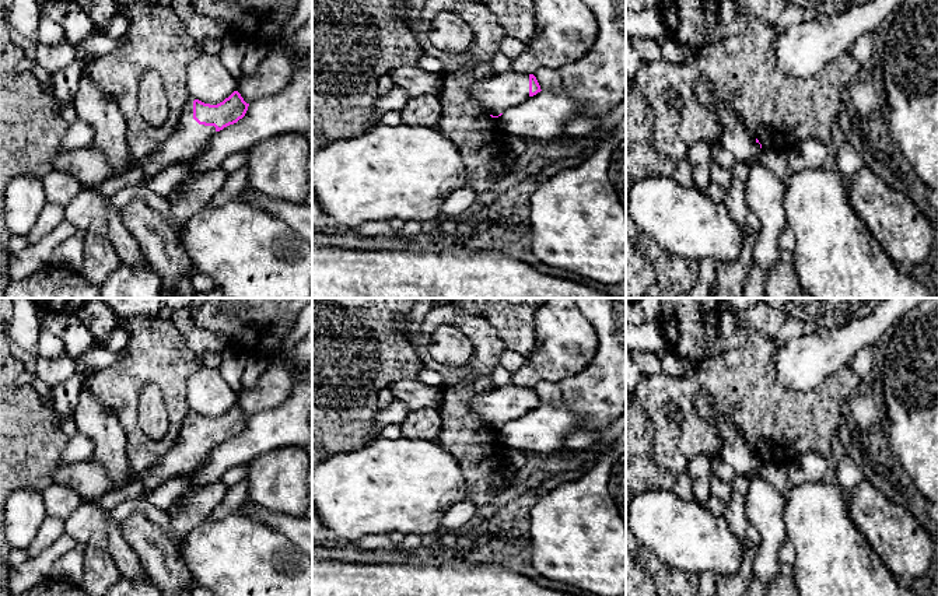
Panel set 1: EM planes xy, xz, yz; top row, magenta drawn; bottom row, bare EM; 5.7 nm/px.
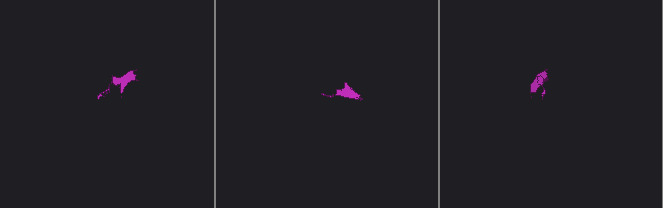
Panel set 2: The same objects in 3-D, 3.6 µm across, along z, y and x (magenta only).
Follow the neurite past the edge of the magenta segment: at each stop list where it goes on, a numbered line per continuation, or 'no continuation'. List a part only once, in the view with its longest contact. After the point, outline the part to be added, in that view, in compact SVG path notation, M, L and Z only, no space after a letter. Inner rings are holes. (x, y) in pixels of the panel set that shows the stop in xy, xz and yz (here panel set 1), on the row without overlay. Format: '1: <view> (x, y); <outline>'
1: xy (188, 451); M188 411L174 446L147 470L132 473L130 483L141 481L144 492L148 492L171 478L190 473L206 460L209 452L216 446L216 441L199 438L193 432L193 414L195 411Z

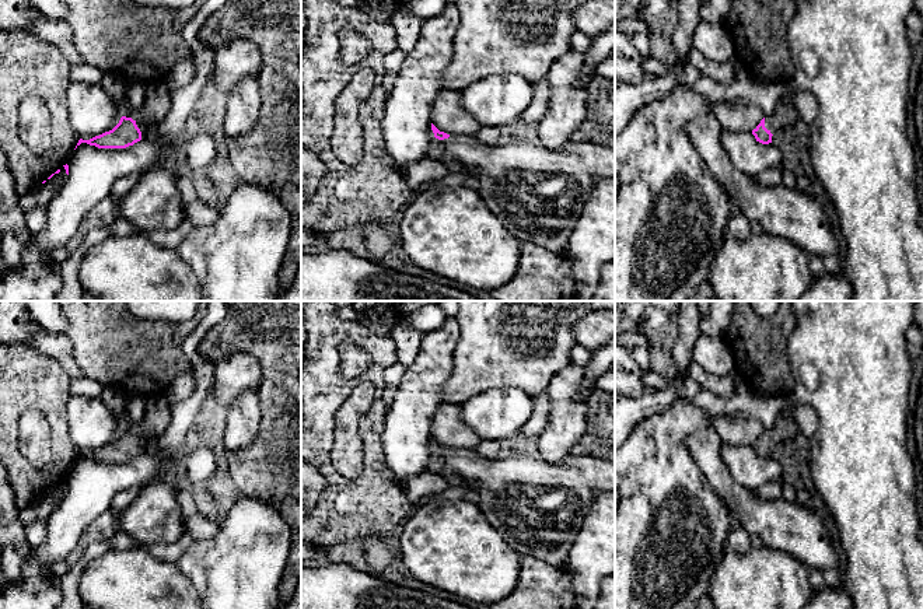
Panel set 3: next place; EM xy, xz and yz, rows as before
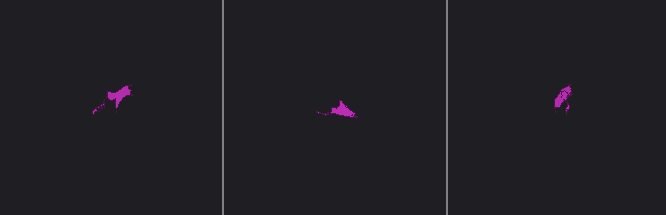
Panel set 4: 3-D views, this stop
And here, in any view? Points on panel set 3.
1: xy (59, 492); M64 480L59 482L60 486L59 487L55 487L50 493L46 493L48 496L52 496L57 500L62 500L67 491L67 487L66 487L66 483Z
2: yz (785, 429); M793 406L784 407L770 430L765 430L765 441L772 447L790 441L794 444L798 427L793 416Z

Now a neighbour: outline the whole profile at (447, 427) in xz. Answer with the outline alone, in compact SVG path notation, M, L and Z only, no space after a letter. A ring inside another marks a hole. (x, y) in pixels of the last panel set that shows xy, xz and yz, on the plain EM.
M441 403L431 419L431 437L447 448L475 449L483 440L461 419L459 403Z

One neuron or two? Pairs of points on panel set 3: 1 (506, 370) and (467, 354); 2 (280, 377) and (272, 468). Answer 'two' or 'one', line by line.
1: one
2: one

